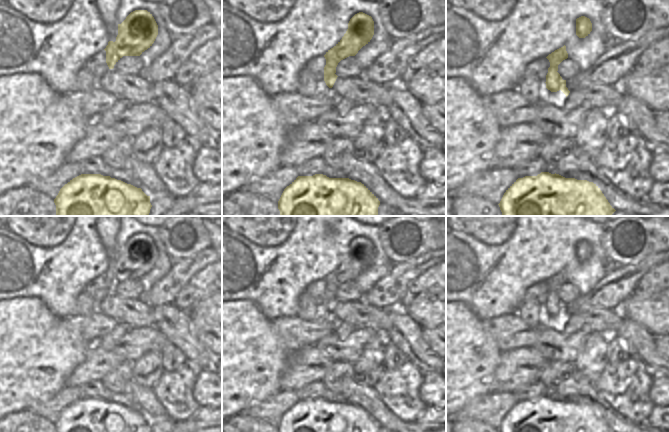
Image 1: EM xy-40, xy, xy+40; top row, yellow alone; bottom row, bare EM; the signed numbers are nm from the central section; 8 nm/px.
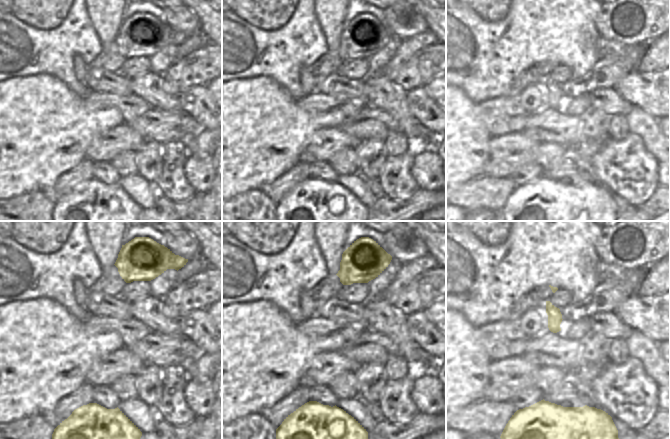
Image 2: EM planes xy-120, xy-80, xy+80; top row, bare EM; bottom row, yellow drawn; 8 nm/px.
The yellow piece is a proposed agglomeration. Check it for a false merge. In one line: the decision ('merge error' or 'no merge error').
merge error

